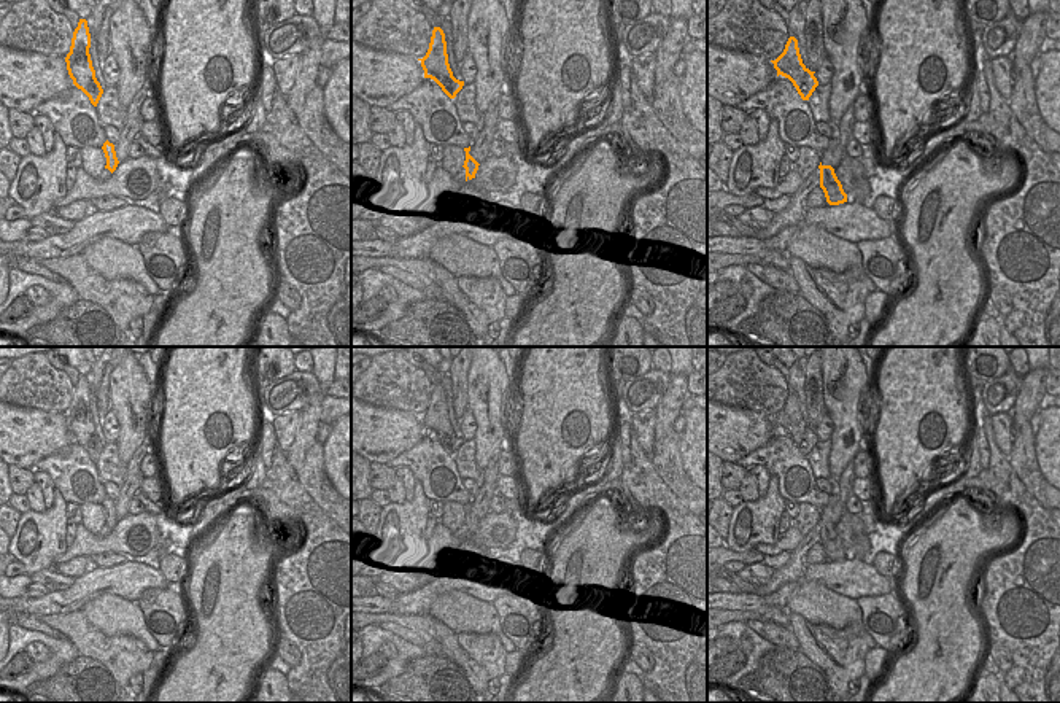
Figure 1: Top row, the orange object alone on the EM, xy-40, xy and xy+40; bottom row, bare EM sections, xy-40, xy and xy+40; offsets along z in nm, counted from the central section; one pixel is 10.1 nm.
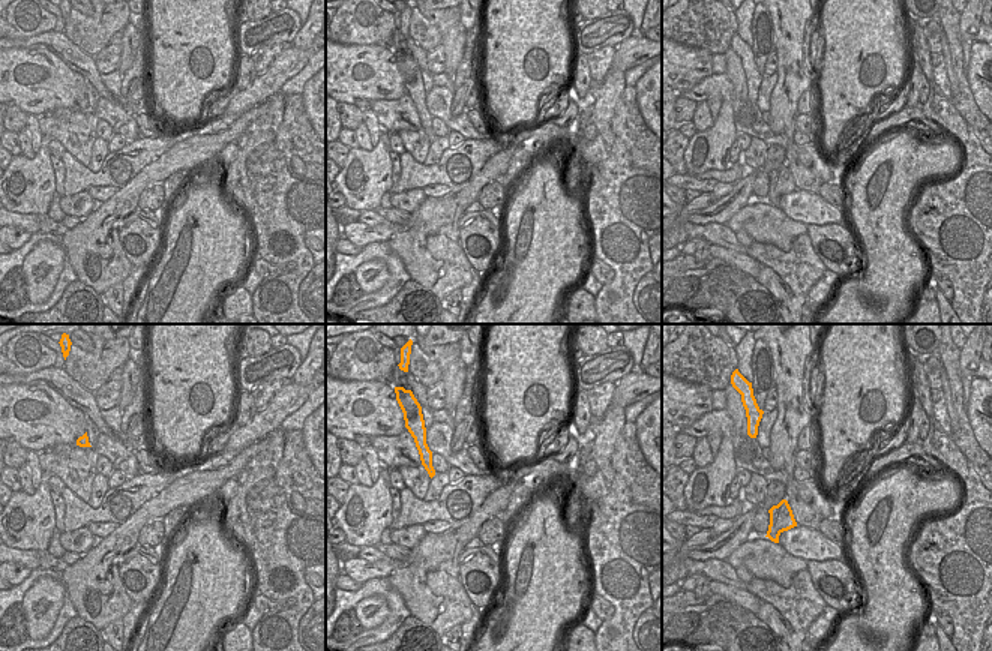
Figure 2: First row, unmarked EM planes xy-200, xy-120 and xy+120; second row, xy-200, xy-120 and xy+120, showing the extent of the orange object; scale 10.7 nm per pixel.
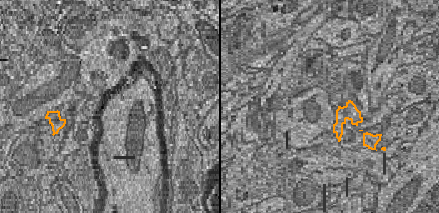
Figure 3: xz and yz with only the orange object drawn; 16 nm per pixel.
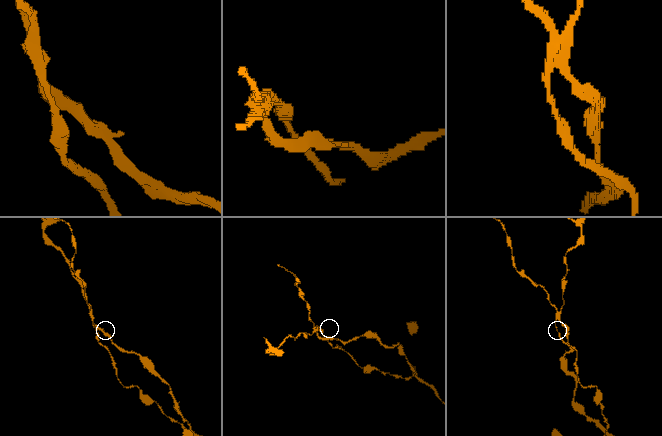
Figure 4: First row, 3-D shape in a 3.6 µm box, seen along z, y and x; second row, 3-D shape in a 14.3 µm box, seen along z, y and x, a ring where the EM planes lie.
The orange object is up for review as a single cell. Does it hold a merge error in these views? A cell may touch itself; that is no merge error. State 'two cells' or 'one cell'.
two cells

